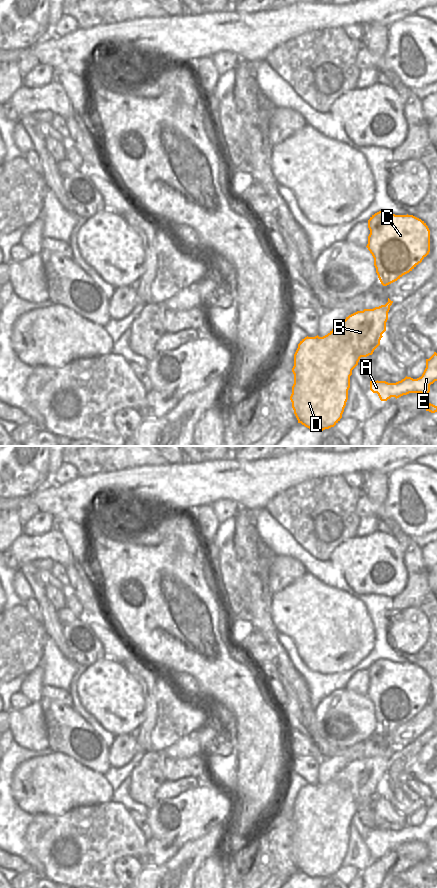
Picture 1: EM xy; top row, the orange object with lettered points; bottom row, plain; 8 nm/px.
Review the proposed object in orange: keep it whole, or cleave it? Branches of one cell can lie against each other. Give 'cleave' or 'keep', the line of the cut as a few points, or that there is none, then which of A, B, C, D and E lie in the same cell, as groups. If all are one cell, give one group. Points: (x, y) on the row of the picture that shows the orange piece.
keep | no cut | A B C D E

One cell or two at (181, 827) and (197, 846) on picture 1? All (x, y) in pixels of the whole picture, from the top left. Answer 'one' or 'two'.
two

